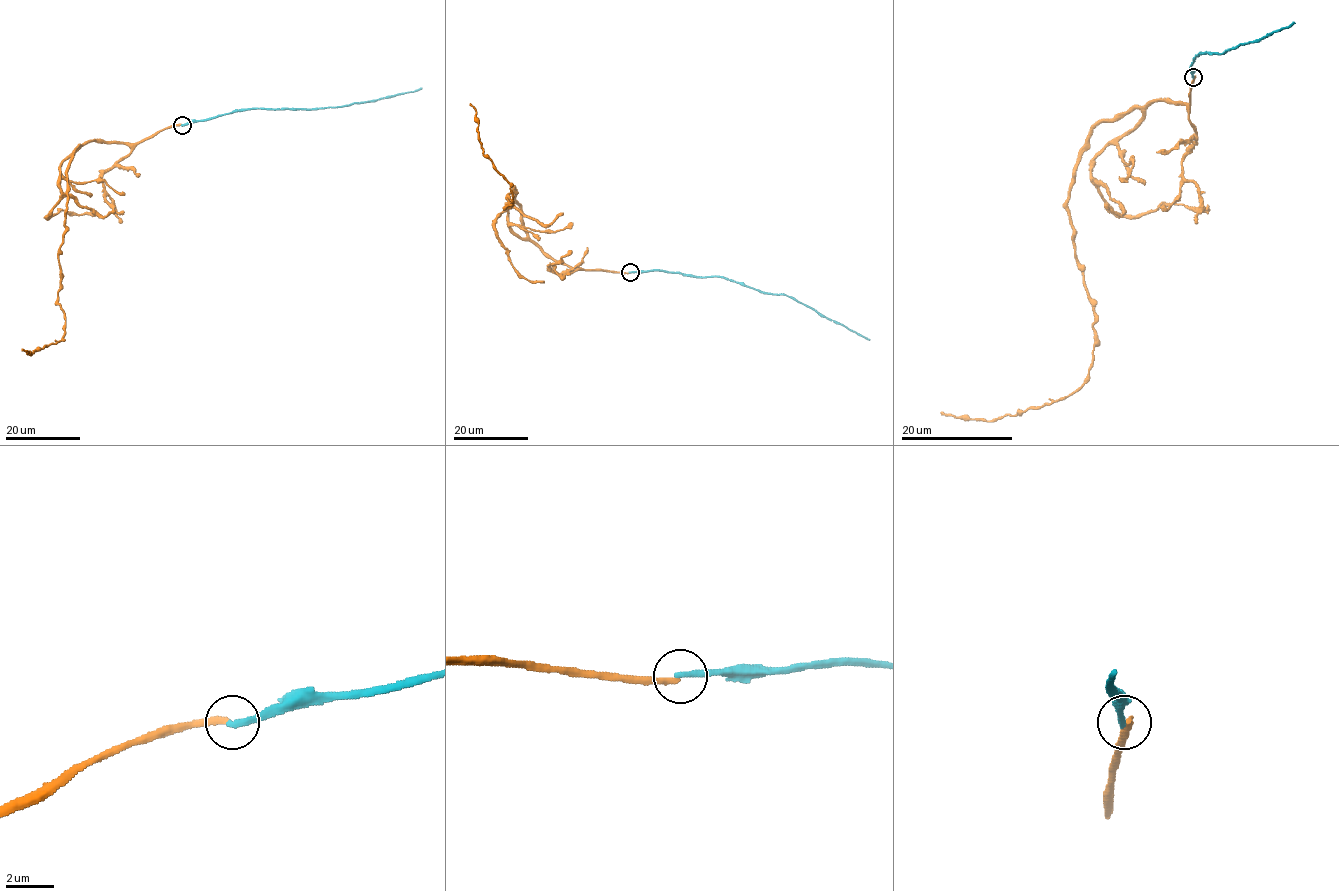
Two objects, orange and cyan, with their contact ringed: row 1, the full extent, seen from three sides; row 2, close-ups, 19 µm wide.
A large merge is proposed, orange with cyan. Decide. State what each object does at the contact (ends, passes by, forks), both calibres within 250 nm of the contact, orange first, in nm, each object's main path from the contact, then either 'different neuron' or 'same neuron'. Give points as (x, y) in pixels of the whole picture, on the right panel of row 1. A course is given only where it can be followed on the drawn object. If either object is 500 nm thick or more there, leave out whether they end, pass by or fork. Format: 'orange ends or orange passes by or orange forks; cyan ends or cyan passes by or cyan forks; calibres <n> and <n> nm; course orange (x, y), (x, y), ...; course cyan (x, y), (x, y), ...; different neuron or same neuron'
orange ends; cyan ends; calibres 240 and 280 nm; course orange (1194, 77), (1190, 102), (1102, 119), (1081, 150), (1067, 203), (1095, 317), (1089, 377), (1016, 415), (941, 412); course cyan (1193, 77), (1190, 66), (1200, 52), (1222, 53), (1239, 44), (1256, 42), (1267, 34), (1295, 23); different neuron

